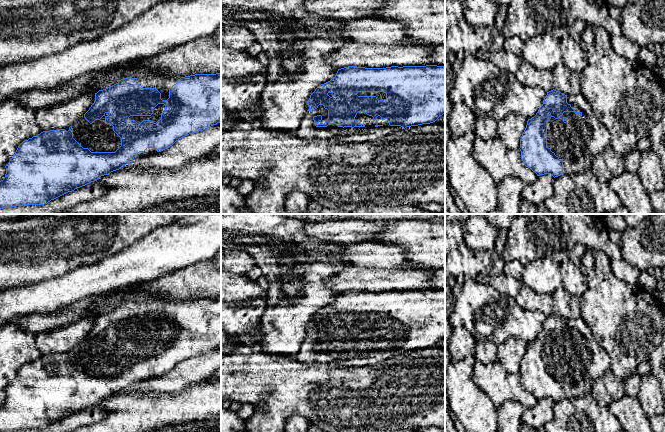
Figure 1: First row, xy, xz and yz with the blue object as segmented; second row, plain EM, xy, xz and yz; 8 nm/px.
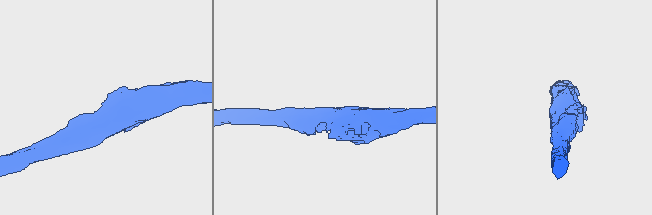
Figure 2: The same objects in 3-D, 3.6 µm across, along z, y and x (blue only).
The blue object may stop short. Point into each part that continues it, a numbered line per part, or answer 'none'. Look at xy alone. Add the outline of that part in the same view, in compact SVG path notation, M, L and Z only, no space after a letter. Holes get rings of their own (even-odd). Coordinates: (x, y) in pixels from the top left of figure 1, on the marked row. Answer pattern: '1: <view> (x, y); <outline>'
1: xy (99, 136); M105 113L100 120L95 120L92 124L82 116L72 125L73 138L91 152L115 152L121 146L121 138L113 131L113 126L105 122L105 117L108 115L109 113Z

